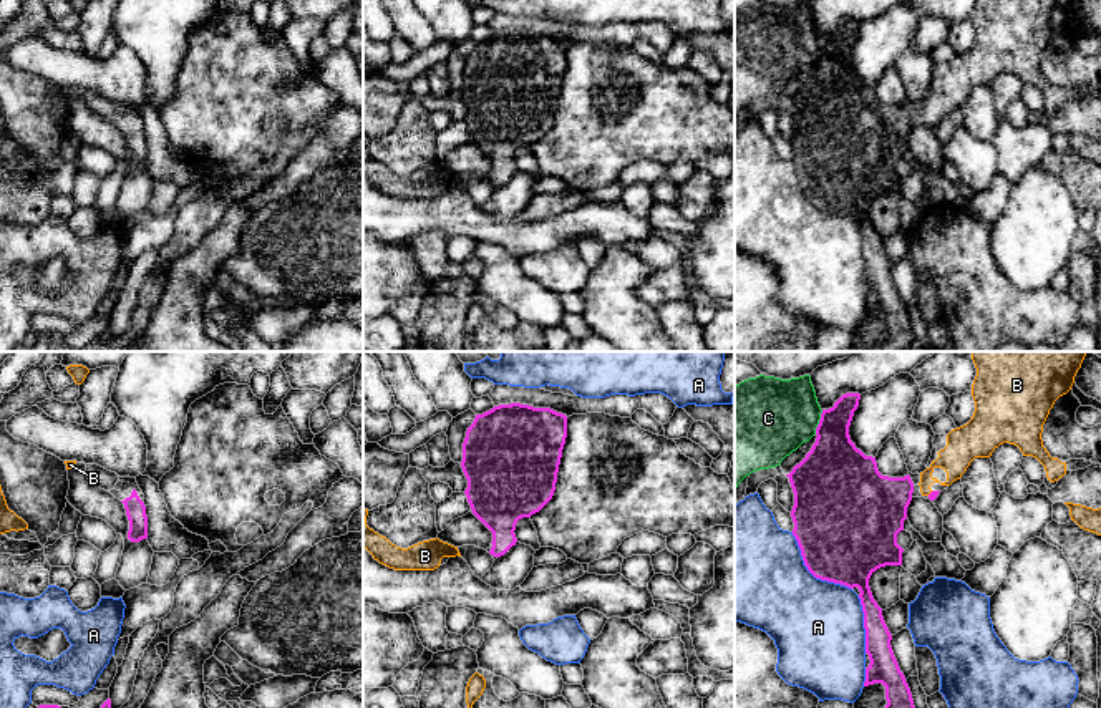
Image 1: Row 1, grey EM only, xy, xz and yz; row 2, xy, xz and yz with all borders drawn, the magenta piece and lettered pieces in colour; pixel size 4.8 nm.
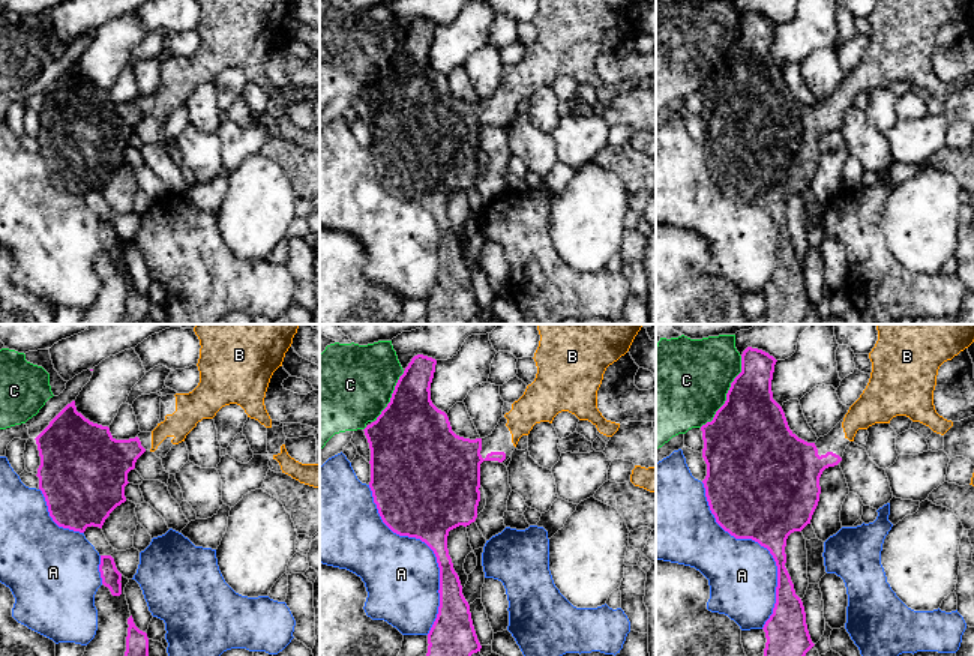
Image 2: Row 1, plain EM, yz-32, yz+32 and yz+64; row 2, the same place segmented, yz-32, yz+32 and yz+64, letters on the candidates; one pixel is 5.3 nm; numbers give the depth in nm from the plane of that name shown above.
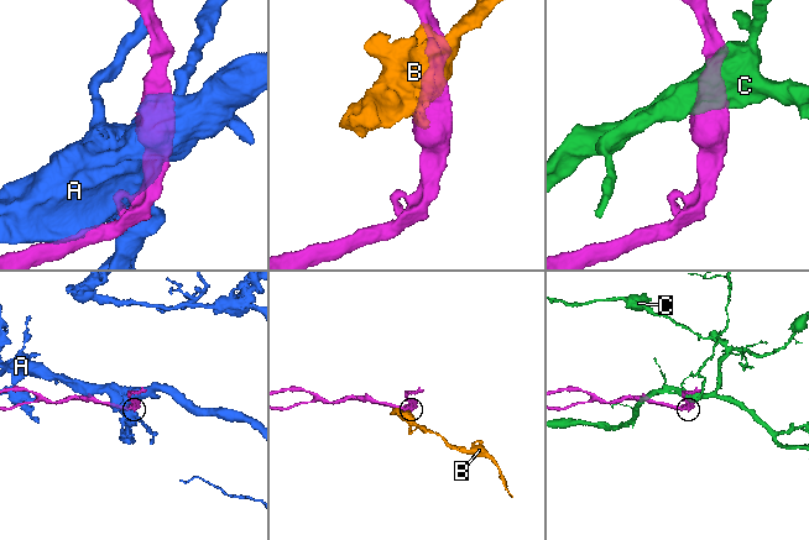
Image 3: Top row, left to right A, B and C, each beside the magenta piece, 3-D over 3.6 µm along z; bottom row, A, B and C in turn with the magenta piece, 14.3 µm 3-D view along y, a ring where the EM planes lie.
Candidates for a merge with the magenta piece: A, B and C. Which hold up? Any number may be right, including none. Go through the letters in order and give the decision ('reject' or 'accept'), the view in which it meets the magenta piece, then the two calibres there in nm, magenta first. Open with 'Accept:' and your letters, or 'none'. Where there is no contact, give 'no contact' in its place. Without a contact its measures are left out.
Accept: B
A: reject | yz | 460/460 nm
B: accept | yz | 40/150 nm
C: reject | yz | 300/400 nm

